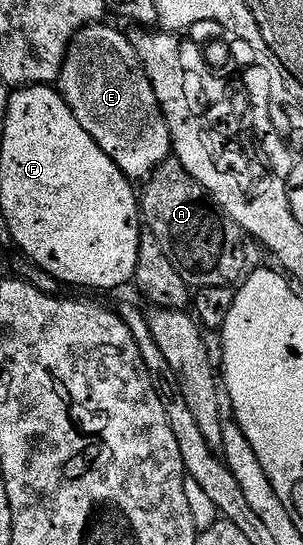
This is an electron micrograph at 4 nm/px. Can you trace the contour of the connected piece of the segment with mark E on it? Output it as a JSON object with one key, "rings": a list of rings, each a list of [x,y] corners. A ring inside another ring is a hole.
{"rings":[[[107,22],[90,24],[72,38],[63,59],[57,88],[63,101],[73,110],[77,122],[81,122],[85,134],[89,134],[93,142],[97,142],[97,146],[101,146],[101,150],[109,154],[113,162],[117,162],[117,166],[128,180],[146,181],[159,169],[159,165],[172,159],[173,149],[169,126],[166,125],[165,114],[158,104],[157,96],[146,76],[142,62],[139,61],[130,39],[124,34],[122,36],[117,29],[110,28]]]}

